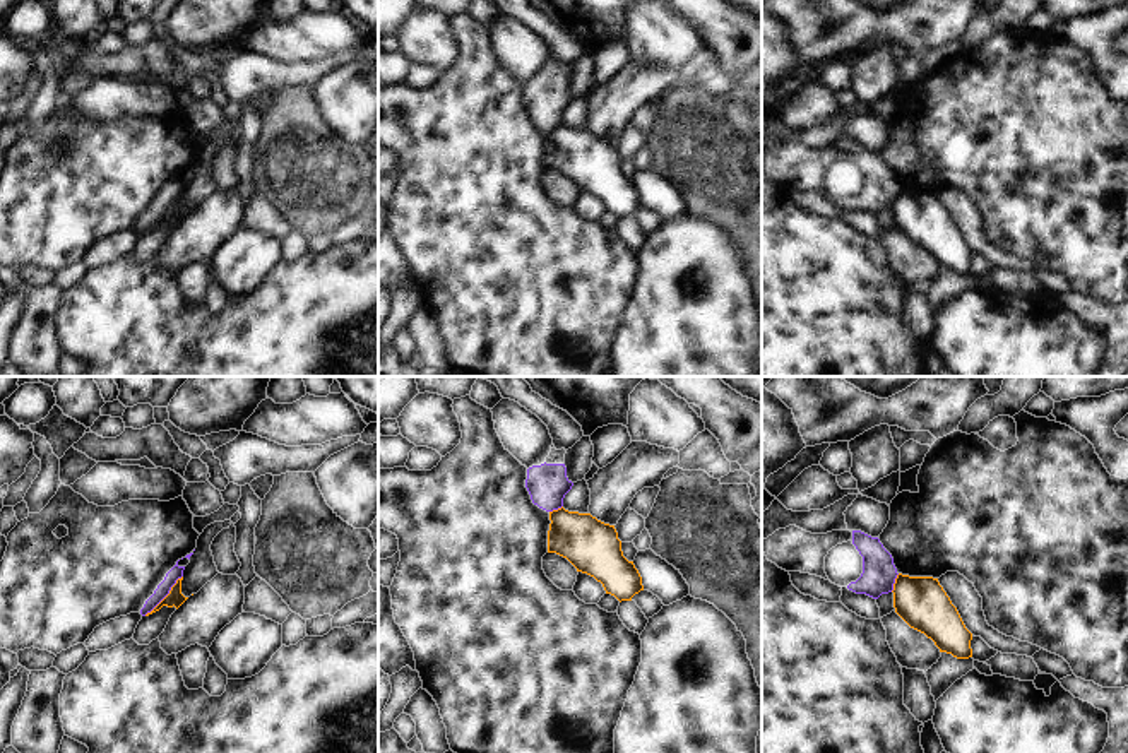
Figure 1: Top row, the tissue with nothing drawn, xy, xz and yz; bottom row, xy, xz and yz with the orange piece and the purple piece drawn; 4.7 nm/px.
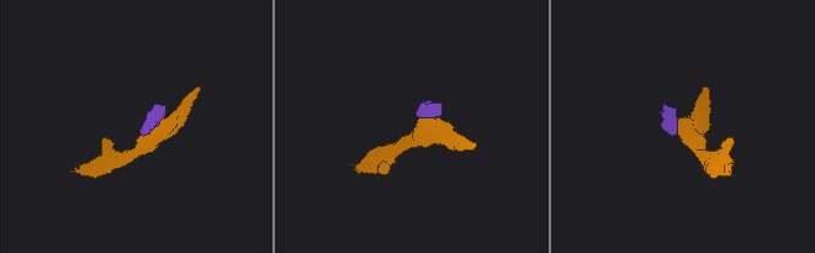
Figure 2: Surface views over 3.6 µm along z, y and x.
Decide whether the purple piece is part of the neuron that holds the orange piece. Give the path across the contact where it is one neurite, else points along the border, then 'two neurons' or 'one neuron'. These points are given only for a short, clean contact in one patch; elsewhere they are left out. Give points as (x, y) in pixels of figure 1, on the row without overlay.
along xy (182, 192), (144, 231) | two neurons

